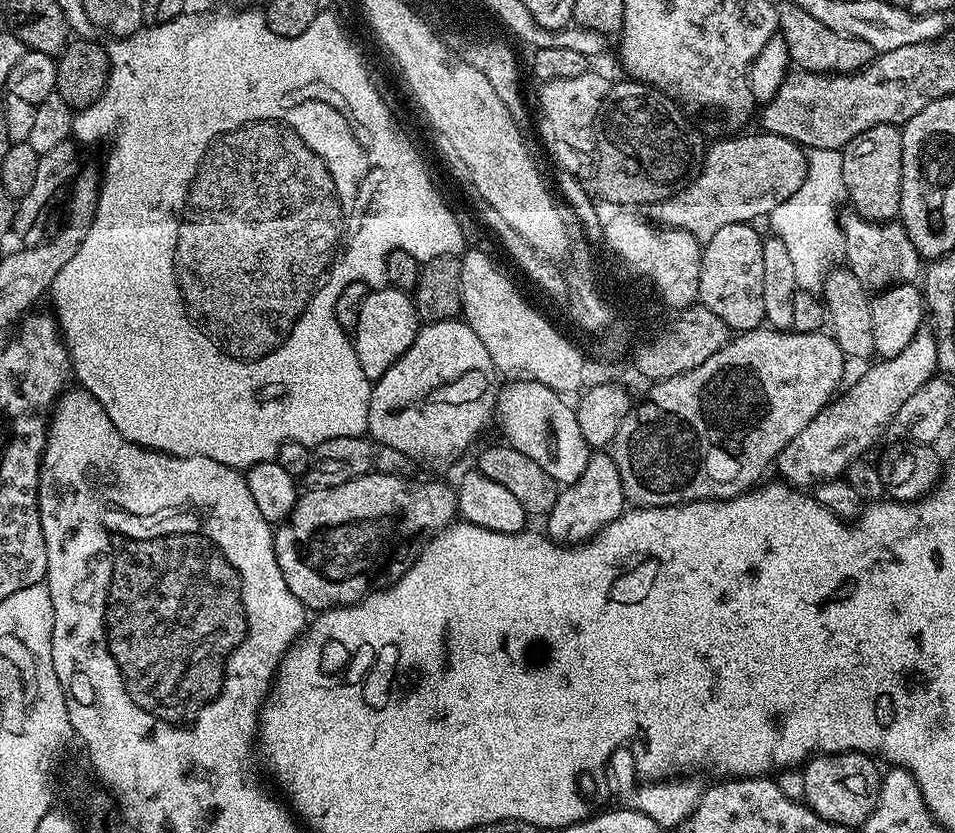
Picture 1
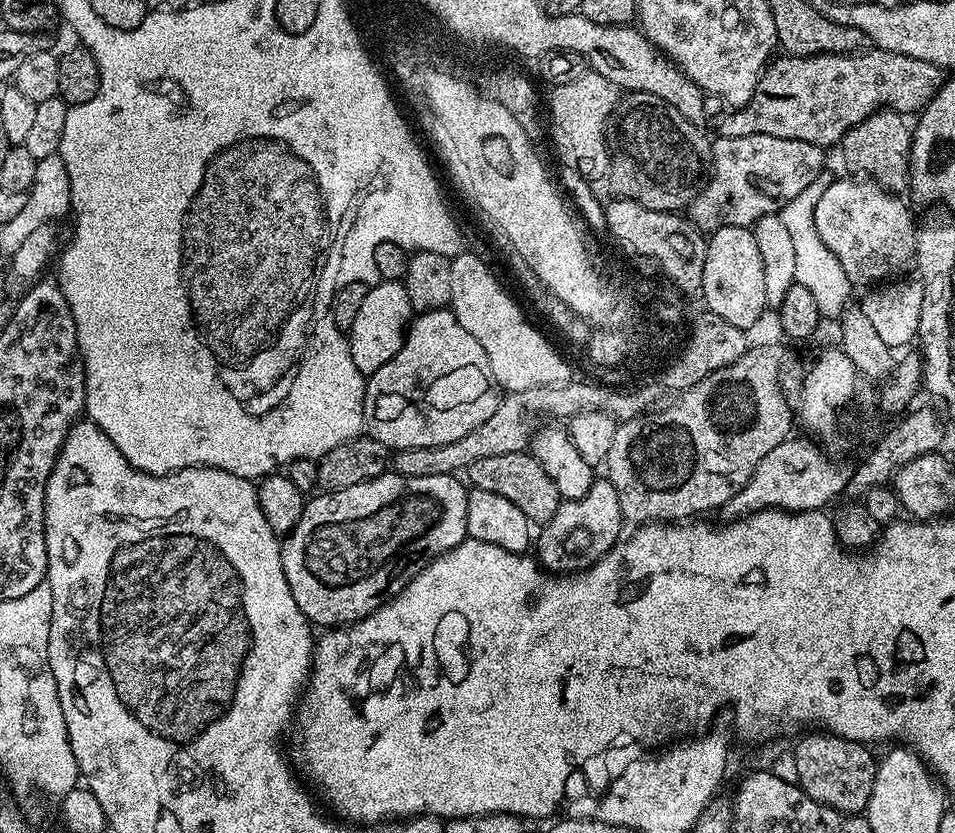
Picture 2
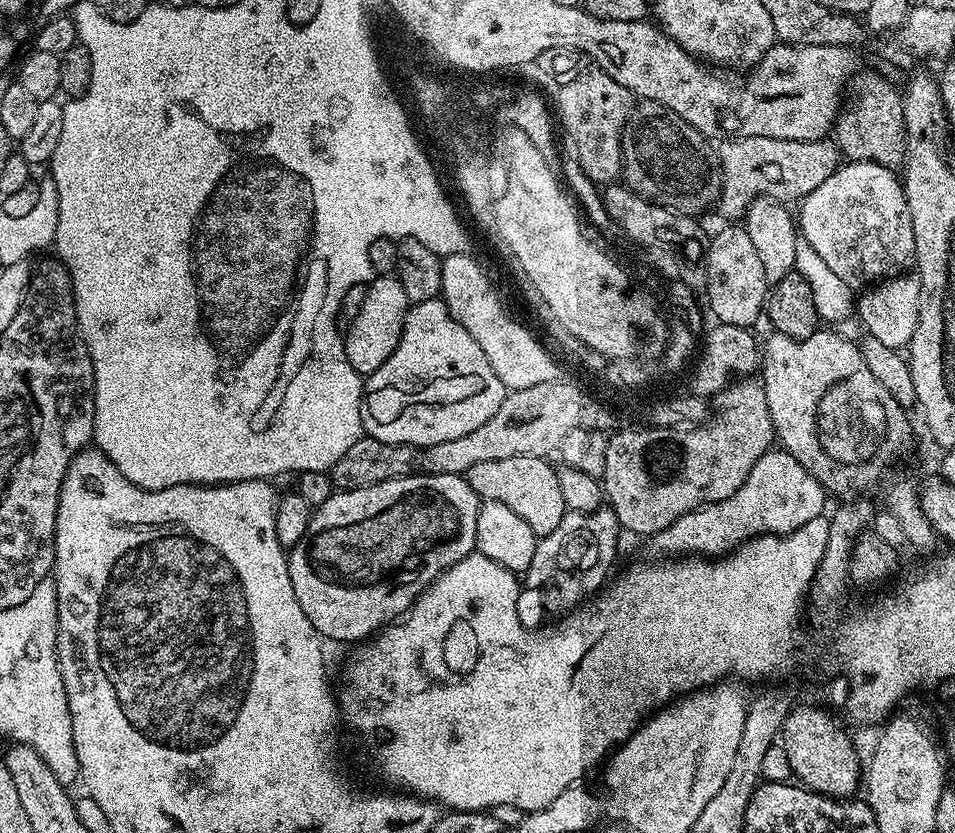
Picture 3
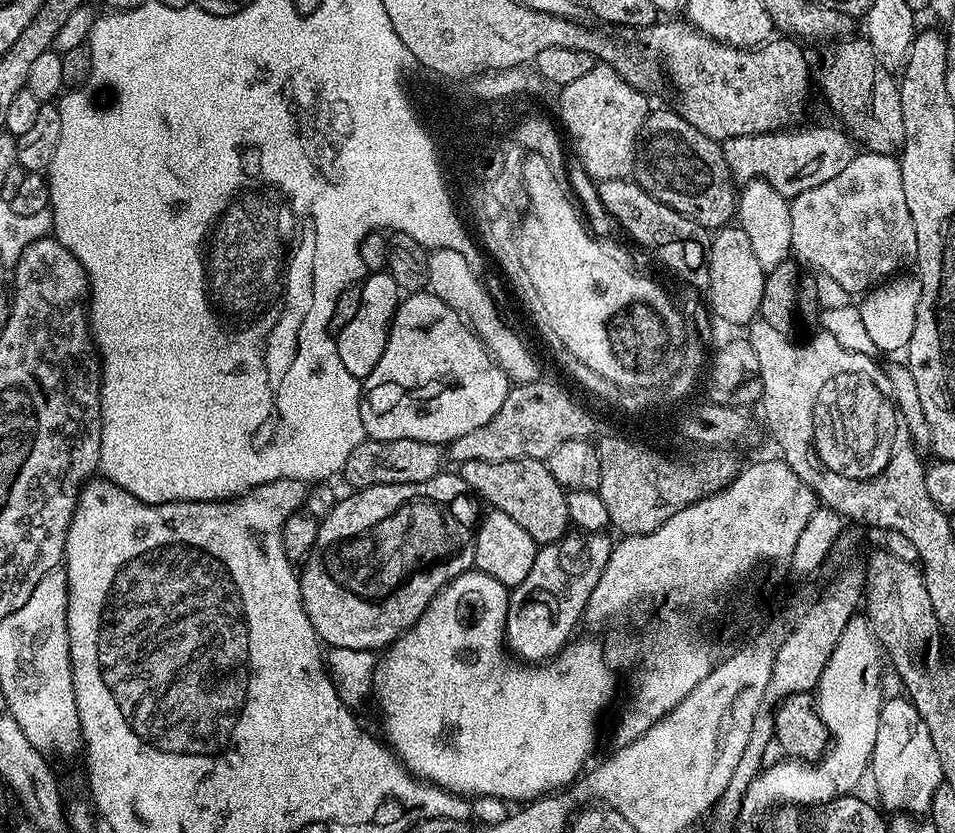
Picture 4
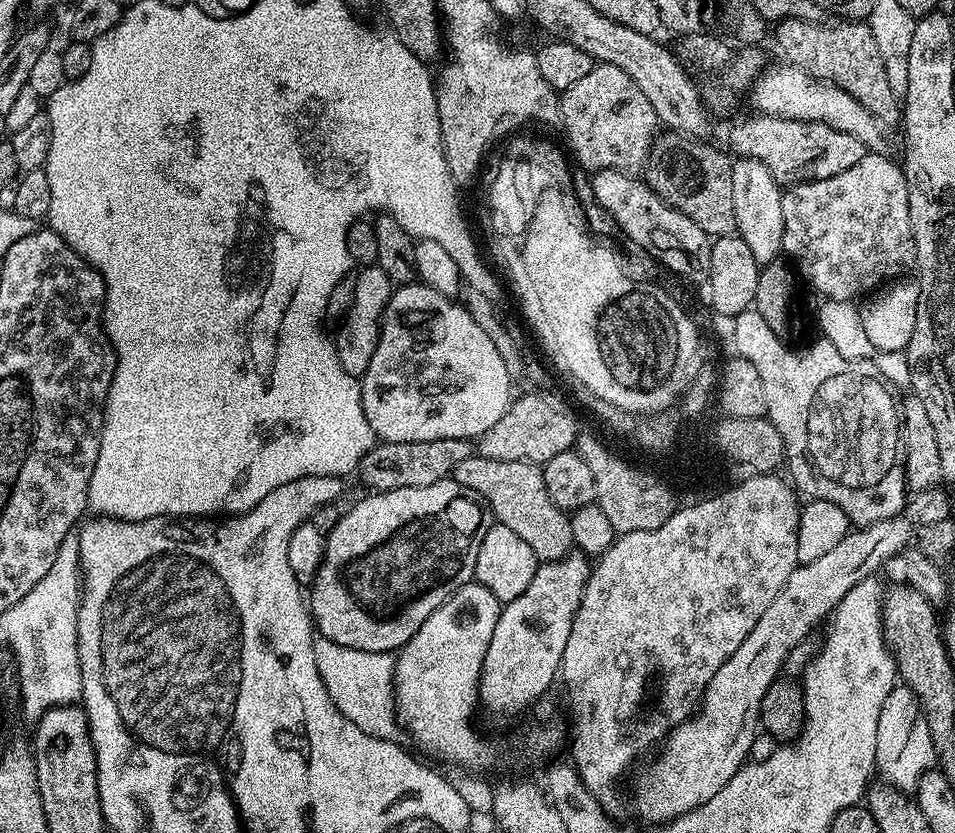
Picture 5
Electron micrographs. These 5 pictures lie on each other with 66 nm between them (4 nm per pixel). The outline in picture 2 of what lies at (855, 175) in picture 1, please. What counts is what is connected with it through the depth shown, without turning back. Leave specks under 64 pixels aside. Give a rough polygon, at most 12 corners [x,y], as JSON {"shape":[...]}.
{"shape":[[881,110],[838,145],[853,173],[907,193],[912,128]]}

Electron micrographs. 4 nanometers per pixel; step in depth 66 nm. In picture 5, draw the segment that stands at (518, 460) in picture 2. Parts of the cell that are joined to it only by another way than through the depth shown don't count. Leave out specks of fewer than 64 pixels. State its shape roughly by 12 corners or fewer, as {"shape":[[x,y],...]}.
{"shape":[[474,454],[458,486],[484,501],[537,561],[573,551],[569,513],[539,464]]}

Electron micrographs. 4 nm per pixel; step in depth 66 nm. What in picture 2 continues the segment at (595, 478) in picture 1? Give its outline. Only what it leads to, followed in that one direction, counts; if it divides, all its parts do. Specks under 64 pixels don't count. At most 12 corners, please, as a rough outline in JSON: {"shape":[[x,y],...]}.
{"shape":[[593,479],[539,529],[539,563],[571,574],[621,539],[618,490]]}

